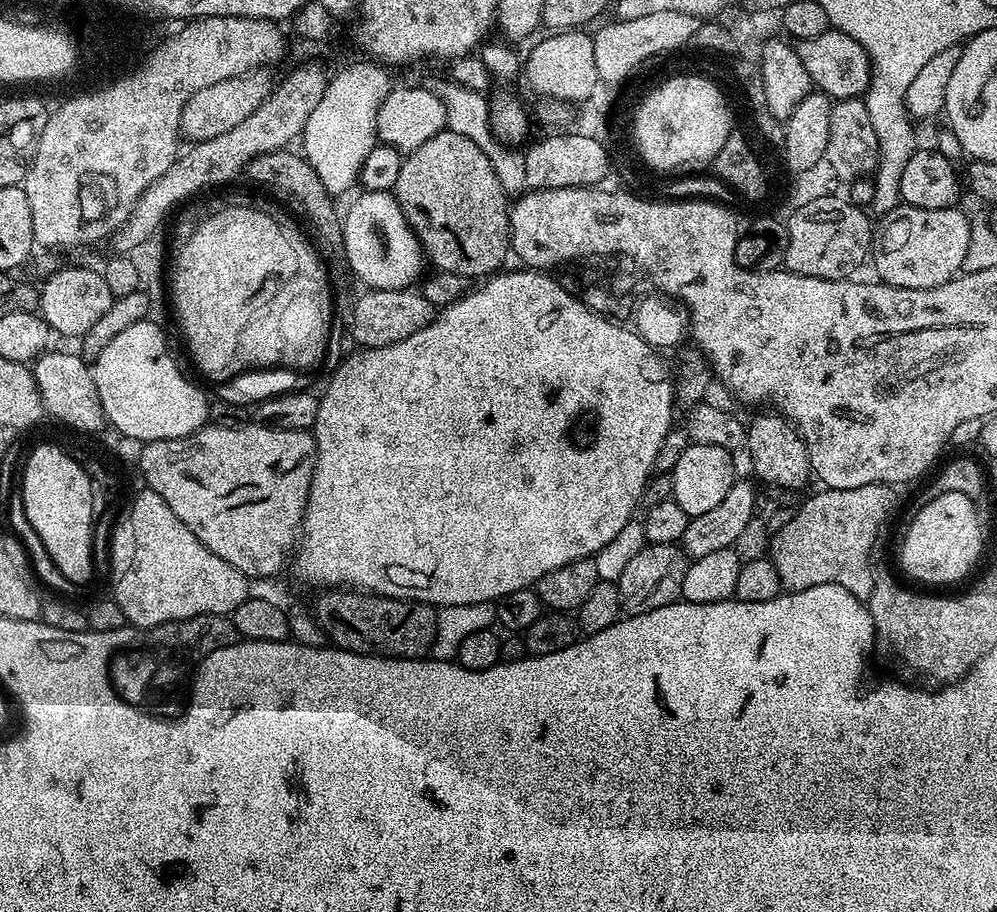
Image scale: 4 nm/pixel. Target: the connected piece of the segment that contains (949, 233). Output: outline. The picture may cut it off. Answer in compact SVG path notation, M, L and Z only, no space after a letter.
M901 203L879 220L872 233L870 264L876 267L883 283L895 288L933 288L961 271L970 242L970 226L959 207L922 209Z

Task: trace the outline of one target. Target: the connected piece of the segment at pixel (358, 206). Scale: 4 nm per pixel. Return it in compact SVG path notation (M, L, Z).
M361 191L342 218L344 260L367 289L411 289L424 263L424 252L392 192Z

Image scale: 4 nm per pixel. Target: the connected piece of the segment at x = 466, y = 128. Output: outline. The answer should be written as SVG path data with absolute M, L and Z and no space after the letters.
M436 80L430 84L431 92L440 100L445 108L447 131L462 134L470 138L492 160L494 174L498 174L498 182L502 182L502 190L509 198L516 198L526 189L526 162L523 155L516 150L505 150L492 137L488 126L488 103L483 91L469 88L467 83L455 84L452 80Z

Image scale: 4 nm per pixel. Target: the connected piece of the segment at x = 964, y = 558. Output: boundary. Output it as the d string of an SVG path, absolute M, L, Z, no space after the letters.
M941 494L914 513L900 544L900 564L906 575L924 584L952 584L971 573L976 548L980 548L974 504L964 494Z

